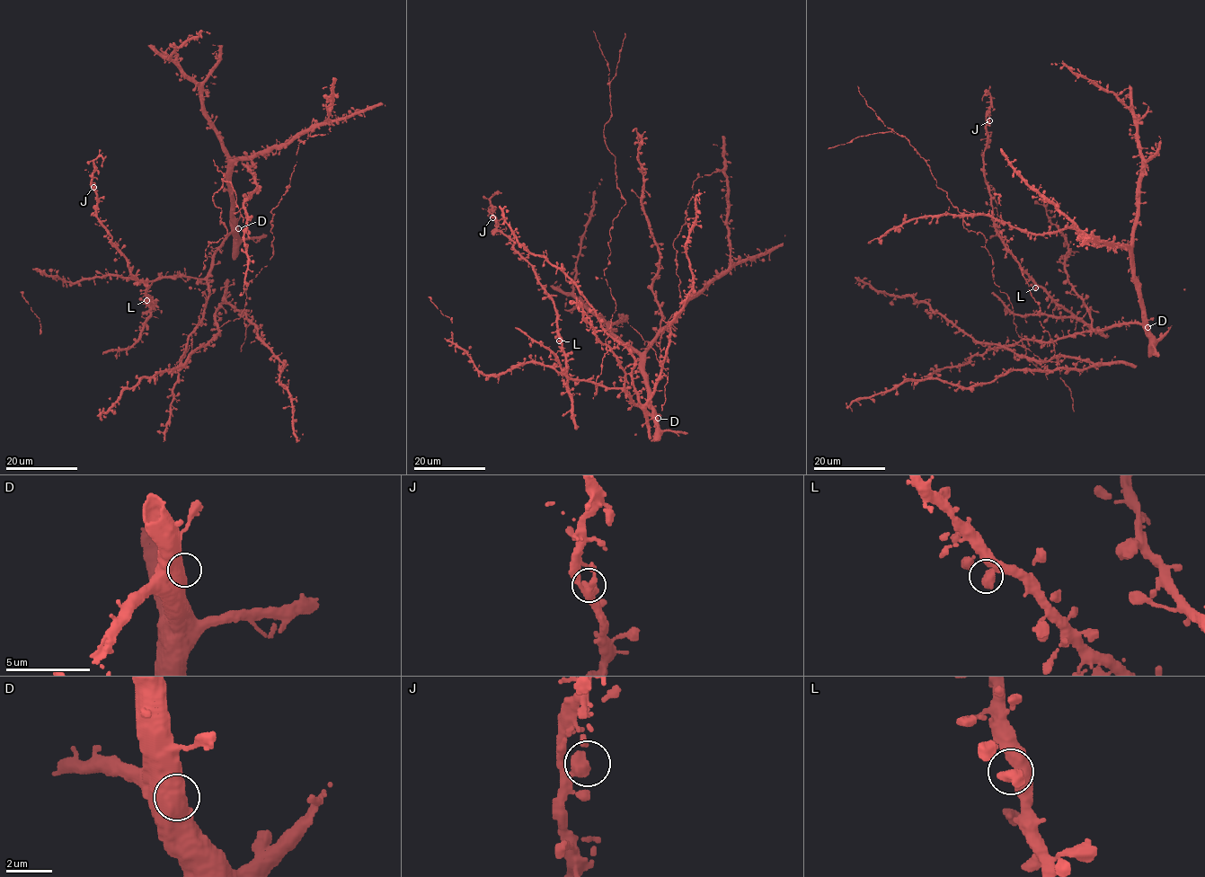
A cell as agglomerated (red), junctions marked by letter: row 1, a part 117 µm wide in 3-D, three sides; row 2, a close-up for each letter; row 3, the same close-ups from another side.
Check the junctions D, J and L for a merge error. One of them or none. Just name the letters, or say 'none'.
none

